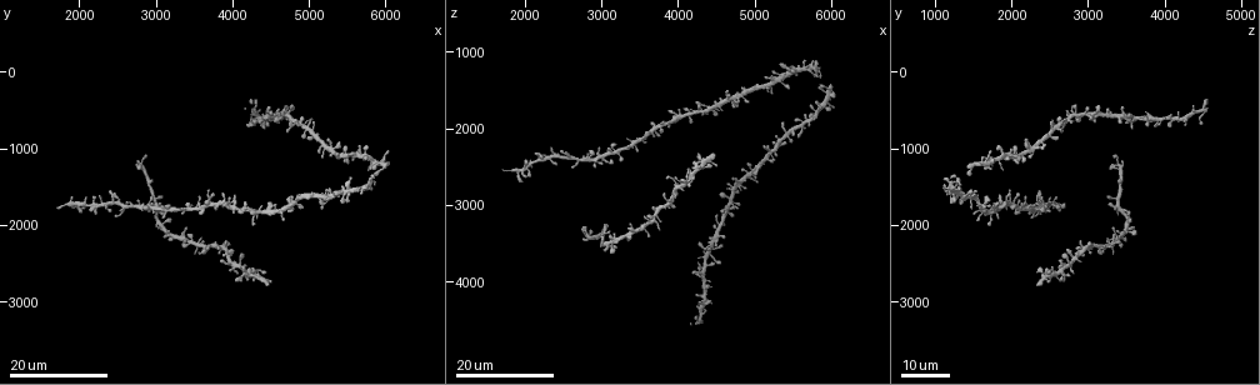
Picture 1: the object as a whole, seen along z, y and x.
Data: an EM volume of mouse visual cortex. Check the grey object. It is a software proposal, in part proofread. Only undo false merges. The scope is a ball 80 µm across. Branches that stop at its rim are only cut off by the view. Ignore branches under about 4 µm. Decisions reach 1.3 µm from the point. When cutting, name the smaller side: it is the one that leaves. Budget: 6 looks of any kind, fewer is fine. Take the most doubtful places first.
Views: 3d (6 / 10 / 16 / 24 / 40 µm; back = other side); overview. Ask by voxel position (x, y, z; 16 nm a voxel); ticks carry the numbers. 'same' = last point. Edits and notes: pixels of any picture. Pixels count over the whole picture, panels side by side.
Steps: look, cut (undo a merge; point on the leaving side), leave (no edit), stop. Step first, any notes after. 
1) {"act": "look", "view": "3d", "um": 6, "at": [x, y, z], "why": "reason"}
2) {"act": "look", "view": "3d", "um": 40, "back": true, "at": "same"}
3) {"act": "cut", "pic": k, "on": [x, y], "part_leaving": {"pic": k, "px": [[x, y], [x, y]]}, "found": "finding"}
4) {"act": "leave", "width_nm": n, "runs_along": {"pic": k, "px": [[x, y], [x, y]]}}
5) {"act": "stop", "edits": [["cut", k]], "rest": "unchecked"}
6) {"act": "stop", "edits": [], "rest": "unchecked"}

{"act": "look", "view": "3d", "um": 24, "at": [2900, 1800, 2400], "why": "four arms meet"}

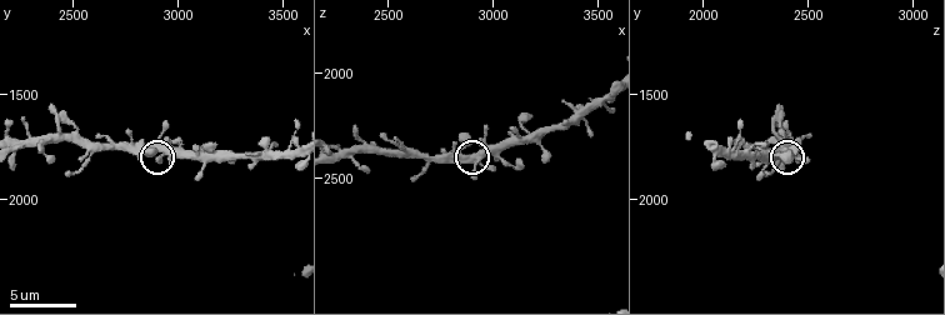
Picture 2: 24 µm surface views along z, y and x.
{"act": "look", "view": "3d", "um": 10, "at": [2920, 1780, 2410]}

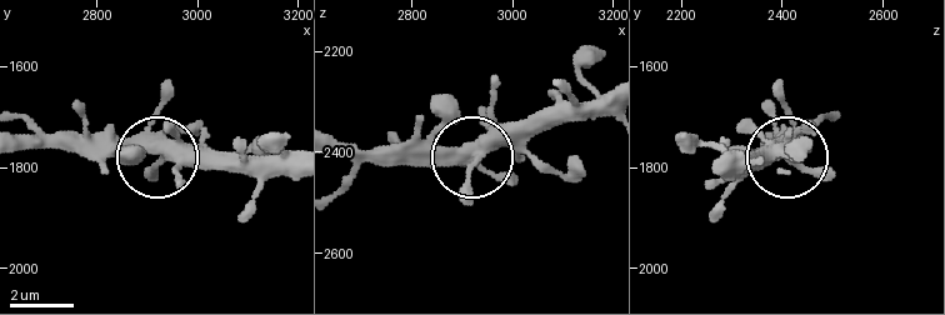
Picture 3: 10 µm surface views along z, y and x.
{"act": "leave", "runs_along": {"pic": 3, "px": [[608, 94], [550, 106], [470, 158], [376, 158]]}, "found": "continuous, no second cell"}

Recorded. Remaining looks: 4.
{"act": "look", "view": "3d", "um": 10, "at": [2400, 1720, 2360], "why": "four-way junction"}

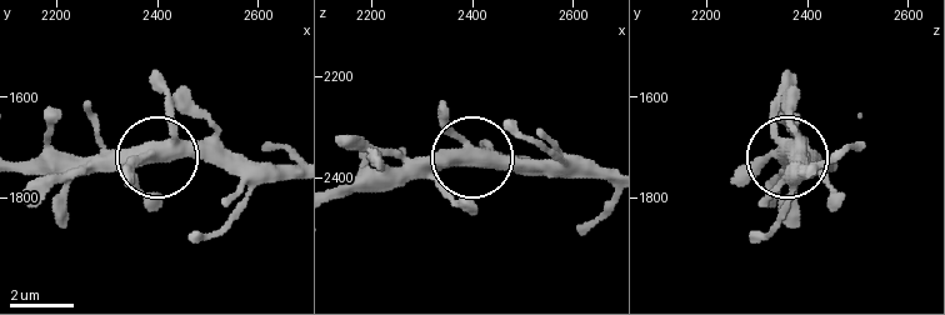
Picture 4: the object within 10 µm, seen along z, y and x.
{"act": "look", "view": "3d", "um": 10, "back": true, "at": "same"}

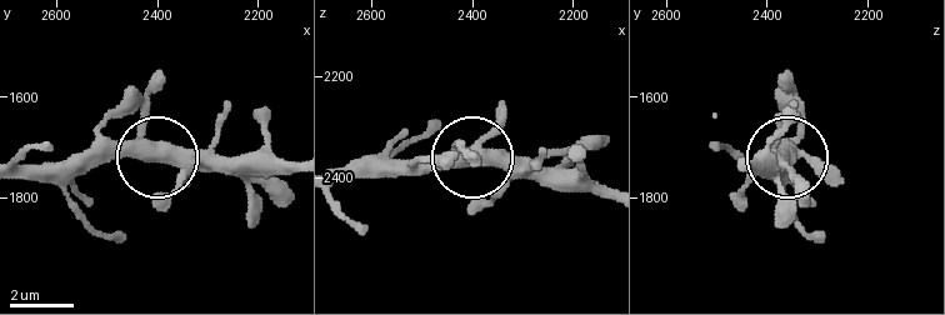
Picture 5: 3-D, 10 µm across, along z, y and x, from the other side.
{"act": "leave", "arms": 4, "found": "one cell here"}

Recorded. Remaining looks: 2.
{"act": "look", "view": "3d", "um": 24, "at": [2950, 1650, 3400], "why": "arms part here"}

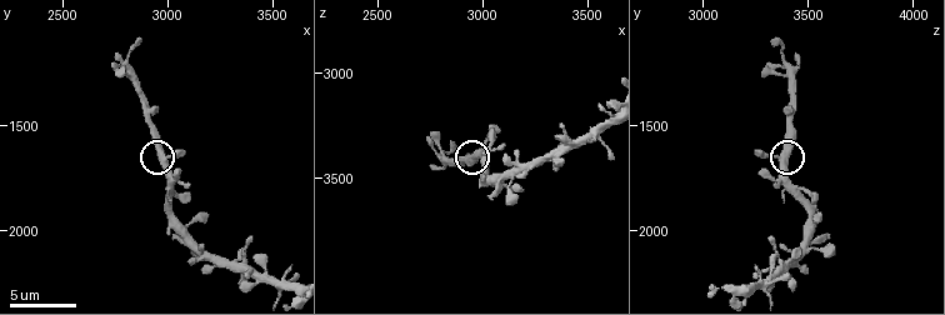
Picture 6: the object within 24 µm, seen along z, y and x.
{"act": "look", "view": "3d", "um": 10, "at": [2980, 1640, 3400], "why": "zoom in"}

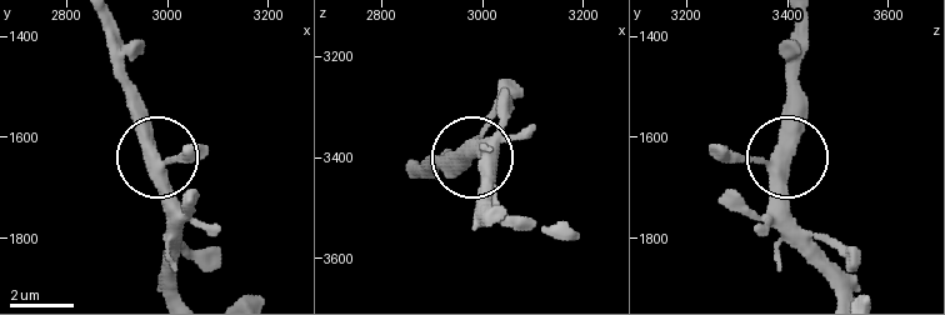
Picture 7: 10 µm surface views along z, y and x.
{"act": "leave", "width_nm": 380, "found": "all the same cell"}

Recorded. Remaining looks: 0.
{"act": "stop", "edits": [], "rest": "unchecked"}

